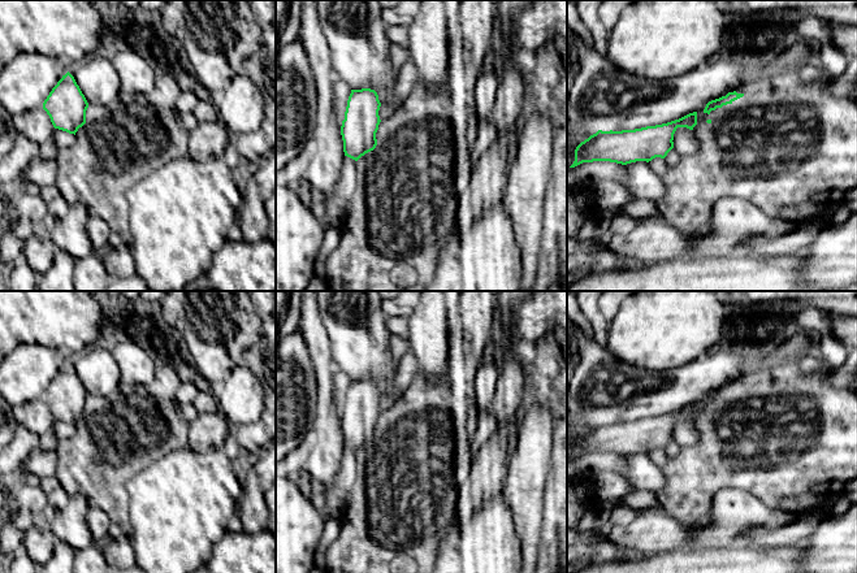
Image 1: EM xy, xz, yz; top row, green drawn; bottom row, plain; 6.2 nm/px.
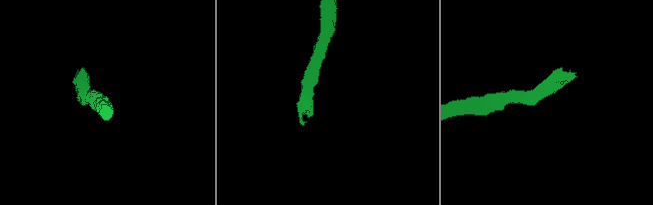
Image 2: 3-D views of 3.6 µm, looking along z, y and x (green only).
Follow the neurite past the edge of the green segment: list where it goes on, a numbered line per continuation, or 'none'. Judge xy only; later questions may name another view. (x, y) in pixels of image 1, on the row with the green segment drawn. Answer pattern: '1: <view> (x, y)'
none

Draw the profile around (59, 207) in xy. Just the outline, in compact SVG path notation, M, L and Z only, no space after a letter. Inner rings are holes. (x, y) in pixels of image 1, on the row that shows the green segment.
M56 196L47 203L49 220L61 218L69 212L69 203L62 196Z

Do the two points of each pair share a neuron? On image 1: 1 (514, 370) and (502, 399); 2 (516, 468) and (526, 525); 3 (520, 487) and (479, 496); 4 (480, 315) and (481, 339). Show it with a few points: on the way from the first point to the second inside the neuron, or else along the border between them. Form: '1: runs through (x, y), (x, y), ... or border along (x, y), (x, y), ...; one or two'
1: runs through (511, 377), (509, 393); one
2: runs through (524, 482), (526, 511); one
3: border along (509, 460), (502, 490); two
4: runs through (480, 321), (481, 333); one

